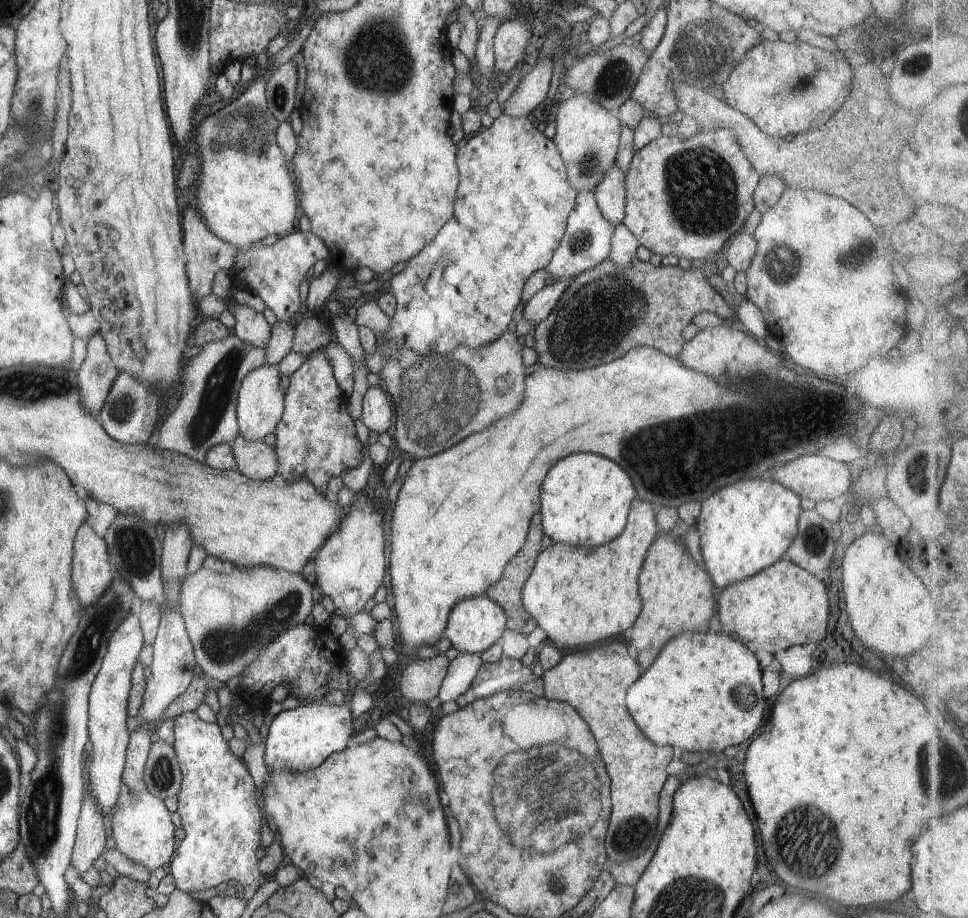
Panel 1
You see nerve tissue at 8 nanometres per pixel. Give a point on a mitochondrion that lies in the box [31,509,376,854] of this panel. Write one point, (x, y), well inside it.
(221, 645)

